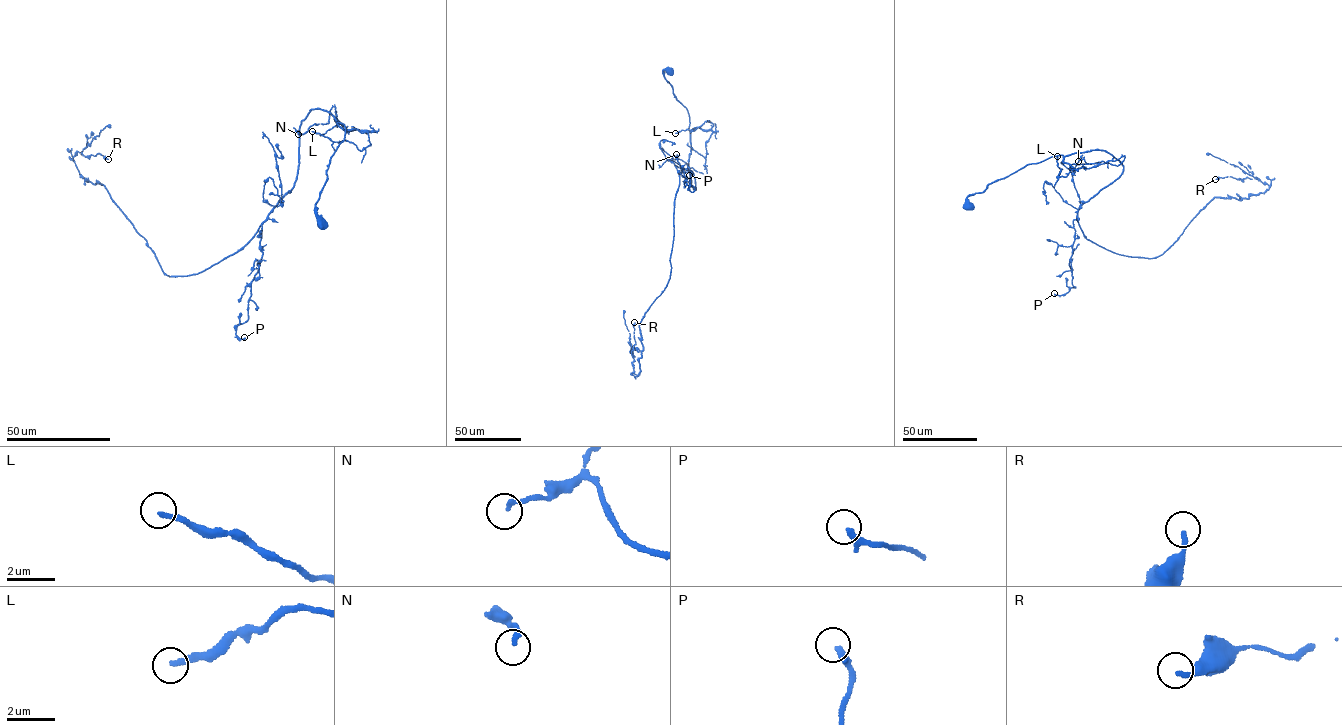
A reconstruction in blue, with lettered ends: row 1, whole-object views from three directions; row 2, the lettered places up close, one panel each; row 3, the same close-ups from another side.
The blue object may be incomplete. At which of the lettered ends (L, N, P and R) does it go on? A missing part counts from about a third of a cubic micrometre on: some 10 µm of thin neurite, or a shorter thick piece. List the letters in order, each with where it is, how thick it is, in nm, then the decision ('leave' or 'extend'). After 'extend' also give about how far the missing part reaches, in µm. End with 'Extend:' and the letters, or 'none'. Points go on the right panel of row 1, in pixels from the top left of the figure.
L: (1057, 156) | 200 nm | leave
N: (1078, 161) | 200 nm | leave
P: (1054, 293) | 300 nm | extend | 10 µm
R: (1215, 179) | 180 nm | leave
Extend: P

